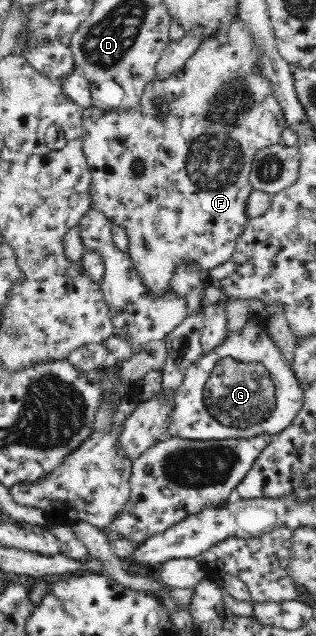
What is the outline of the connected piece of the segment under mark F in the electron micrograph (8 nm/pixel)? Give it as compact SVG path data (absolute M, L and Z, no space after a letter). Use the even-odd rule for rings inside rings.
M238 17L235 18L235 22L231 22L227 32L217 32L215 36L211 36L211 38L199 44L195 54L187 60L185 66L175 76L171 76L167 80L154 79L151 81L146 86L139 105L129 109L105 111L101 107L93 105L83 112L82 145L88 162L89 174L91 175L88 186L90 208L103 213L111 224L125 228L127 240L129 240L127 255L135 265L139 279L143 281L143 285L147 287L149 294L153 297L163 297L170 290L173 276L181 266L199 267L202 272L206 273L215 266L230 261L231 254L236 250L237 237L248 221L245 209L247 197L253 189L248 180L252 160L260 148L281 143L282 130L287 128L282 109L275 97L272 96L270 86L258 74L258 65L259 52L256 52L256 46L252 42L250 32ZM133 160L137 160L137 166L143 168L143 172L139 176L133 177Z

